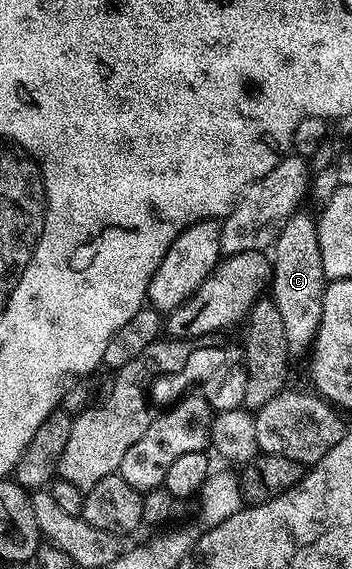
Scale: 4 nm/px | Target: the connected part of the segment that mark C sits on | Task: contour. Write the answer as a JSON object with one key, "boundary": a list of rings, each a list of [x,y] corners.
{"boundary":[[[303,211],[288,217],[278,230],[273,252],[275,257],[273,256],[271,266],[269,293],[277,311],[281,311],[281,323],[285,327],[285,345],[292,354],[306,354],[314,346],[315,337],[319,334],[325,288],[316,218],[306,217]]]}

